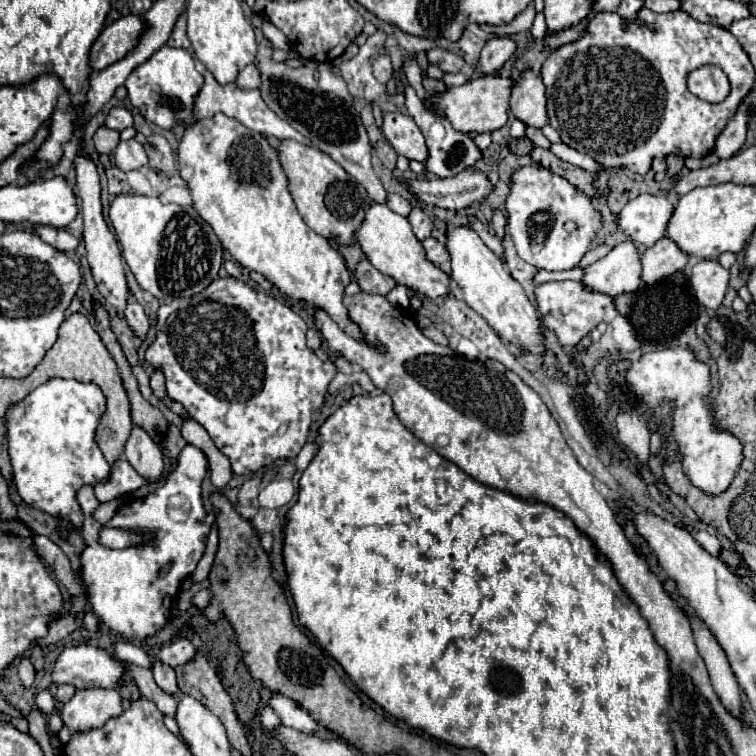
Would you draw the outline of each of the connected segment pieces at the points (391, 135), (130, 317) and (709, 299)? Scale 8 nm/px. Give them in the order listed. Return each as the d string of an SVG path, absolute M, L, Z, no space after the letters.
M385 112L381 130L399 156L405 156L405 158L417 160L417 162L427 160L425 138L411 116Z
M131 294L129 300L127 300L125 318L127 318L129 326L133 328L133 332L135 332L139 338L145 338L145 334L147 334L147 330L149 330L149 320L147 320L147 314L145 314L143 306L133 298L133 294Z
M701 260L693 268L691 286L697 300L711 310L717 310L729 288L729 270L723 268L717 260Z

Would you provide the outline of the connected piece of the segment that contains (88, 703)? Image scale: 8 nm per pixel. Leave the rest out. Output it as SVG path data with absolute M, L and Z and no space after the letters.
M91 688L77 690L75 696L63 704L61 718L71 732L87 732L101 728L109 718L121 712L121 696L115 688Z

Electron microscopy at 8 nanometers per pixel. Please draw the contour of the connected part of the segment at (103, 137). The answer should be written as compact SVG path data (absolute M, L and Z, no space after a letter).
M101 126L95 132L93 140L95 140L95 148L97 148L99 154L111 154L117 148L117 144L121 142L119 140L119 130L111 130L107 126Z

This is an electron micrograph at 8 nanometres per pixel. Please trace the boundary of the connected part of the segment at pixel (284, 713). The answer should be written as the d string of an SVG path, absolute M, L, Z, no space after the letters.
M273 694L271 700L269 700L269 706L279 716L283 726L301 730L305 734L313 734L313 732L319 730L319 724L297 702L285 698L283 694Z

